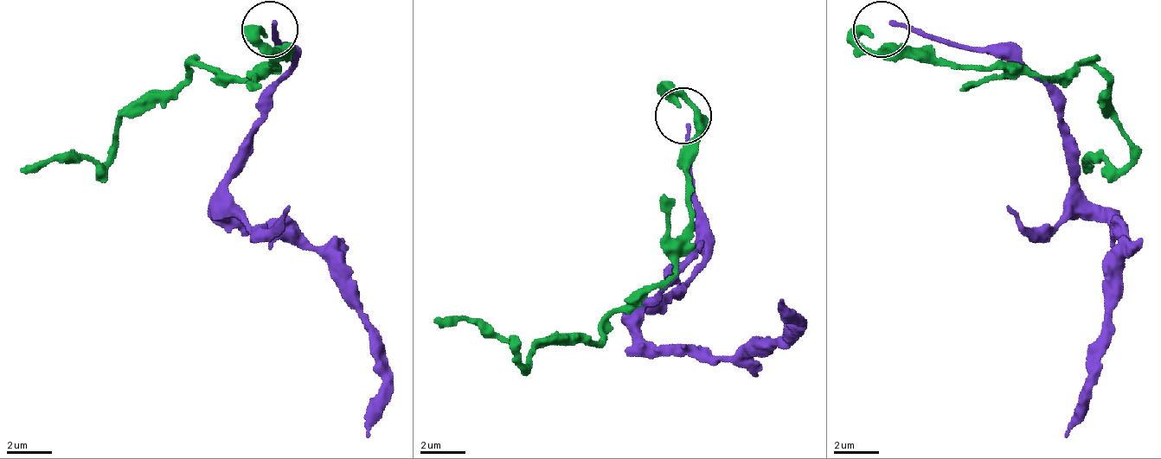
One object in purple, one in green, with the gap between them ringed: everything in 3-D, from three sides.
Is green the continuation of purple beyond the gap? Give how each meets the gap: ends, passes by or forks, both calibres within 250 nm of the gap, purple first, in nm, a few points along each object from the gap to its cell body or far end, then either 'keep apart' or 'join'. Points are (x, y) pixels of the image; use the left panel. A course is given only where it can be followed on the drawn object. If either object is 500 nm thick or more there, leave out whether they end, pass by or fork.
purple ends | green ends | 160/340 nm | purple via (273, 22), (291, 72), (268, 94), (223, 207), (240, 223), (291, 229), (357, 313), (380, 374), (368, 436) | green via (268, 33), (279, 49), (273, 66), (251, 78), (189, 66), (128, 117), (112, 162), (22, 173) | keep apart

